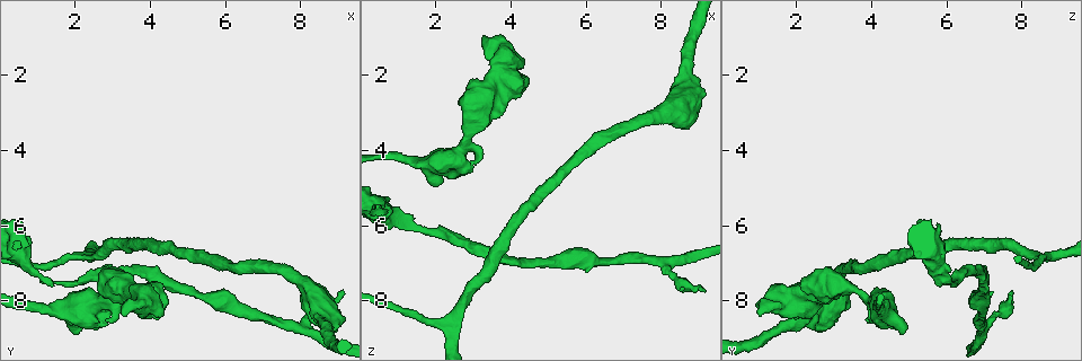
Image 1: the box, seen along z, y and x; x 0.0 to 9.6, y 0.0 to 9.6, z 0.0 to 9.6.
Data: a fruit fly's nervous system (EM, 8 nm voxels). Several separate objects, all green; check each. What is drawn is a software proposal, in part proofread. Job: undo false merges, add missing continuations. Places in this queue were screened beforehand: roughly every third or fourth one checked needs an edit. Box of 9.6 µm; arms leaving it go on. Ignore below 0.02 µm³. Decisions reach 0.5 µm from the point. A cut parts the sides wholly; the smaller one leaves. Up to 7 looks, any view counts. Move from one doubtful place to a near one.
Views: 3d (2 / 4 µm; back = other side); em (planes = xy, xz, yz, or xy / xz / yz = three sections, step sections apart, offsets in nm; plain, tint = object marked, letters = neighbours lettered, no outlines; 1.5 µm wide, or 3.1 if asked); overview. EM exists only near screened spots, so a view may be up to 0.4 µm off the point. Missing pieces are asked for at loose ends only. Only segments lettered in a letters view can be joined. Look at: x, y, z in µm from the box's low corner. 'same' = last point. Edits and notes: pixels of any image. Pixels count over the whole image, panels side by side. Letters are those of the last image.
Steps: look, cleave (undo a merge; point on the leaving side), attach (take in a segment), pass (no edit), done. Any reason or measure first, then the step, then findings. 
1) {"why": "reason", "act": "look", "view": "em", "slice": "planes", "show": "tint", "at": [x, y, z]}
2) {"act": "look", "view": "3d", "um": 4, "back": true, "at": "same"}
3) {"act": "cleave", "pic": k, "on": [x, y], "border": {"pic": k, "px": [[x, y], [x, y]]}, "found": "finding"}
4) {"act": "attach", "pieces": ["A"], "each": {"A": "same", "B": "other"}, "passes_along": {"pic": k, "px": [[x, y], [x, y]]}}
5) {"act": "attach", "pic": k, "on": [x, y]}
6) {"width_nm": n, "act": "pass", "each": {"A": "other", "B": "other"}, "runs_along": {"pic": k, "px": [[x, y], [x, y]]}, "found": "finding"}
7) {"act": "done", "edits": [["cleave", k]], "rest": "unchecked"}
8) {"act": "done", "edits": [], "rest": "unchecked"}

{"why": "free end", "act": "look", "view": "em", "slice": "planes", "show": "letters", "at": [0.55, 6.55, 5.90]}

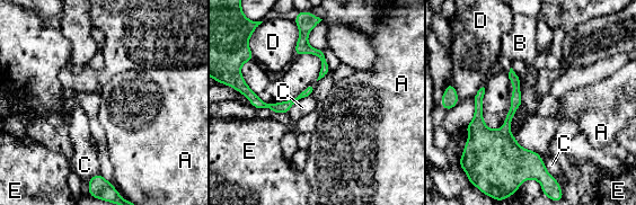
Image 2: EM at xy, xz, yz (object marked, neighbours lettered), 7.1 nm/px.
{"act": "pass", "each": {"A": "other", "B": "other", "C": "other", "D": "other", "E": "other"}, "runs_along": {"pic": 2, "px": [[511, 74], [515, 104], [506, 142], [542, 169]]}, "found": "none of them fits"}

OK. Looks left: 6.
{"why": "free end", "act": "look", "view": "em", "slice": "planes", "show": "letters", "at": [3.35, 8.40, 1.00]}

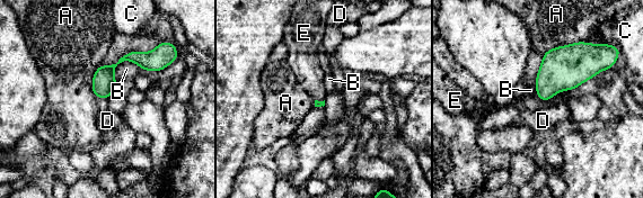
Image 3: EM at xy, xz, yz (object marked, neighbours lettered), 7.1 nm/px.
{"act": "pass", "each": {"A": "other", "B": "other", "C": "other", "D": "other", "E": "other"}, "runs_along": {"pic": 3, "px": [[163, 61], [124, 57], [94, 86]]}, "found": "no lettered segment goes on from it"}

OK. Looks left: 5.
{"why": "an open end", "act": "look", "view": "3d", "um": 2, "at": [9.20, 7.75, 7.75]}

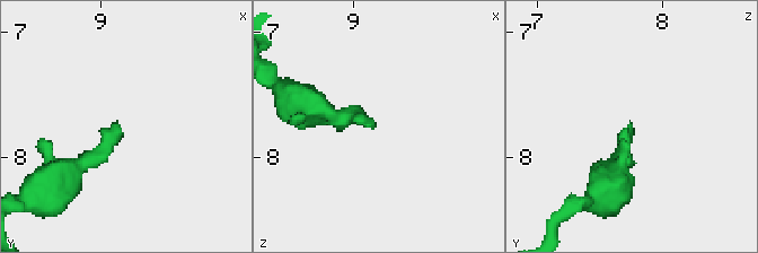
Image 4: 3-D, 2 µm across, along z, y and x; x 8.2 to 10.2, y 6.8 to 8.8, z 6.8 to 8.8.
{"act": "look", "view": "em", "slice": "planes", "show": "letters", "at": [9.14, 7.74, 7.74]}

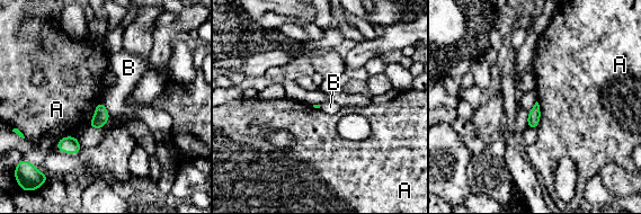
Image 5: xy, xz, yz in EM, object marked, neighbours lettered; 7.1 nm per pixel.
{"act": "pass", "each": {"A": "other", "B": "other"}, "border": {"pic": 5, "px": [[101, 101], [110, 116]]}, "found": "no lettered segment goes on from it"}

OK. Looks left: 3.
{"act": "done", "edits": [], "rest": "unchecked"}

